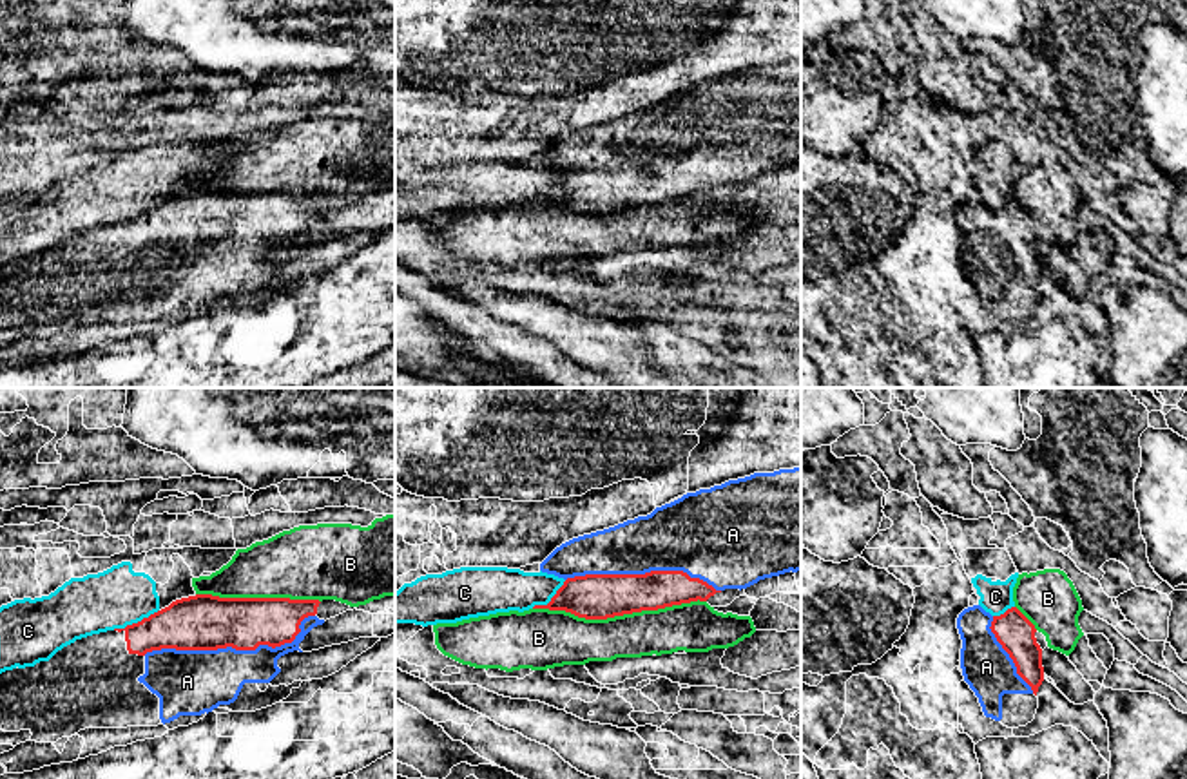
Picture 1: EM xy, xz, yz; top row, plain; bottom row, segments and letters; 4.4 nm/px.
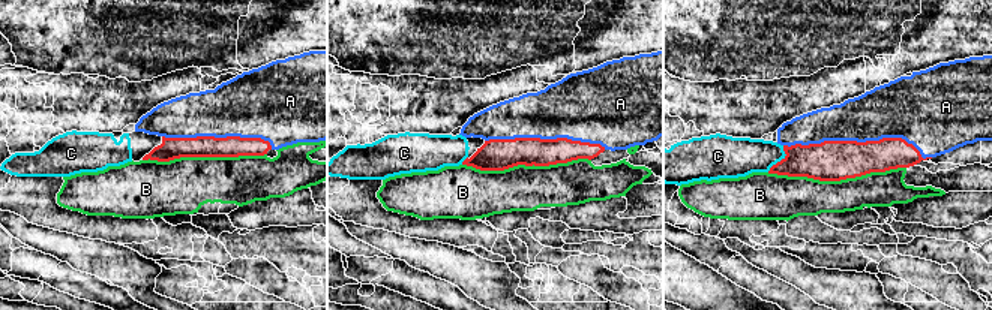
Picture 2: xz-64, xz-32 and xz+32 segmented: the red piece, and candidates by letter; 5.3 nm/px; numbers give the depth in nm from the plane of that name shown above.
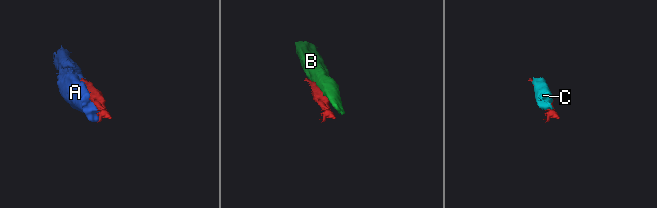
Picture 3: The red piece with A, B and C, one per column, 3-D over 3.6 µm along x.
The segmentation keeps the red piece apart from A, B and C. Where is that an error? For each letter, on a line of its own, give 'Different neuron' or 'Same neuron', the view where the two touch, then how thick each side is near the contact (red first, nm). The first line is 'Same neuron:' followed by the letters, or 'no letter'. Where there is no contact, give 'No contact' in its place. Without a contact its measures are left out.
Same neuron: A
A: Same neuron. Touches red in xy. Thickness 260 nm (red) against 280 nm
B: Different neuron. Touches red in xz. Thickness 200 nm (red) against 220 nm
C: Different neuron. Touches red in xy. Thickness 240 nm (red) against 260 nm

